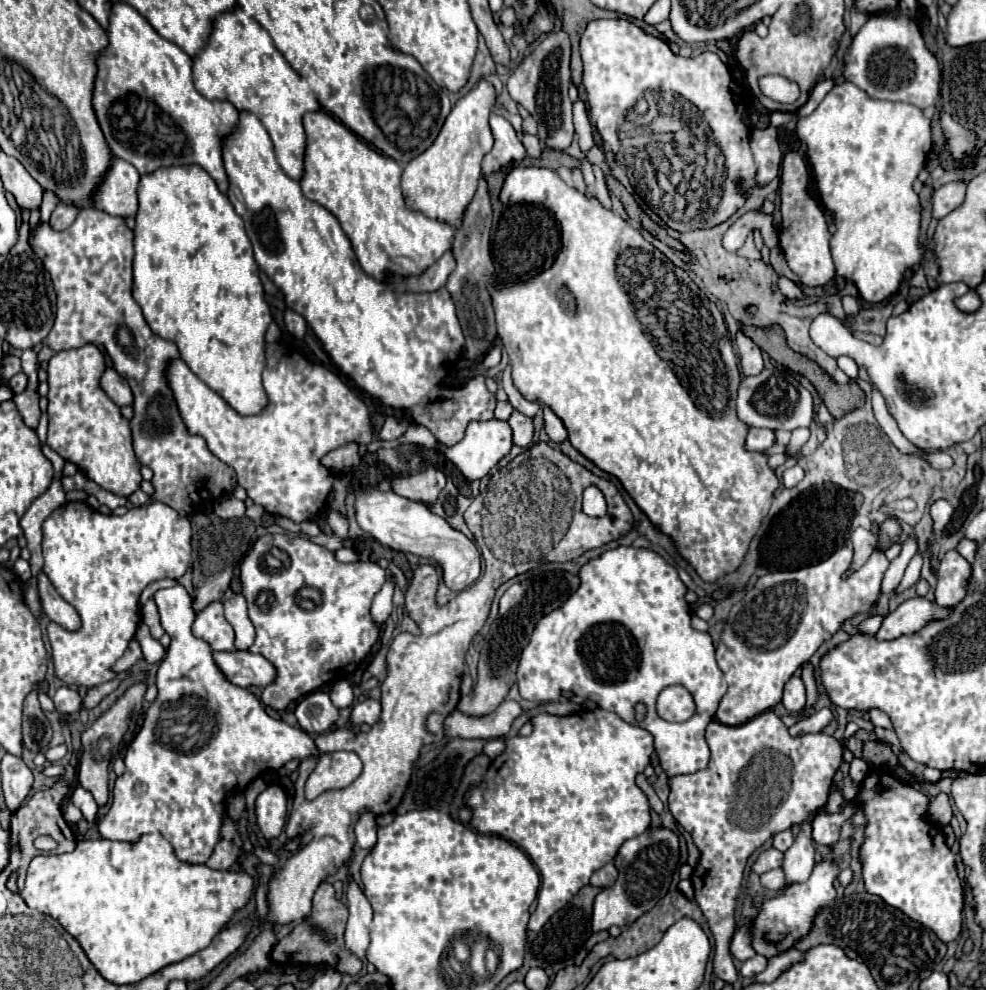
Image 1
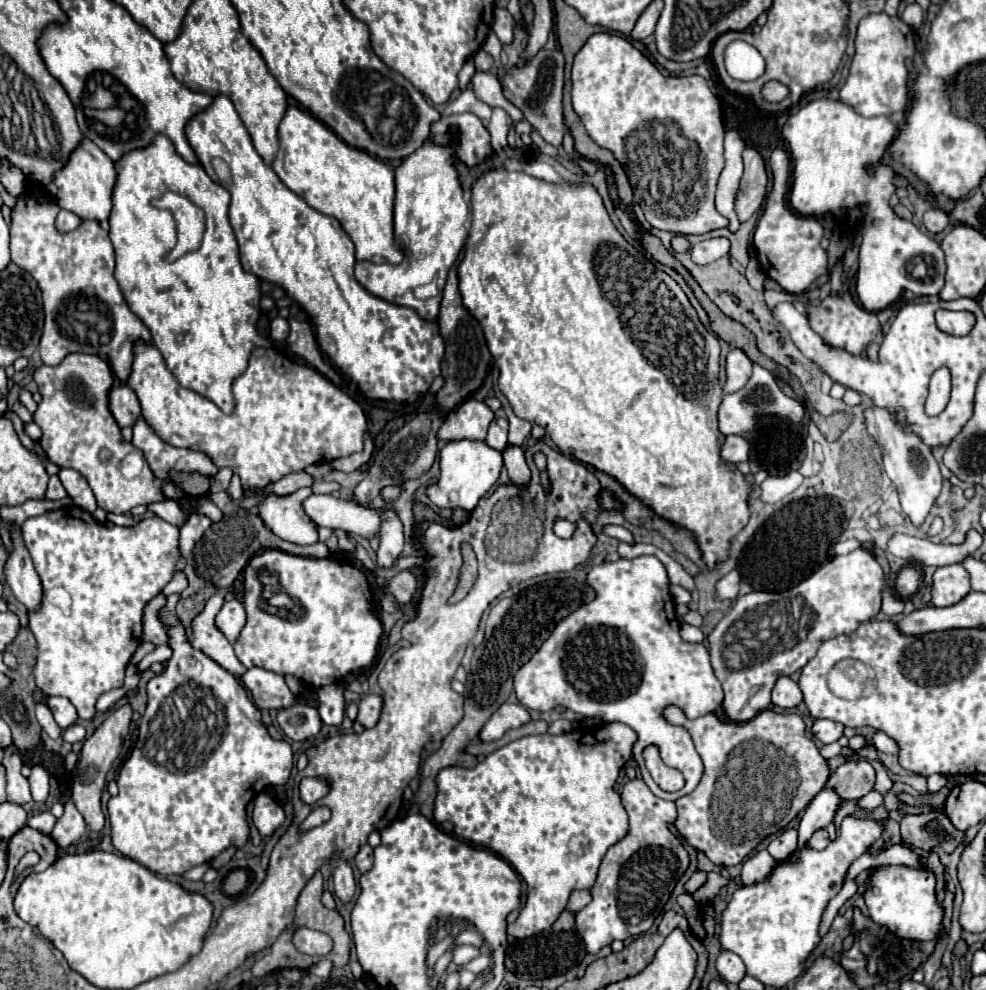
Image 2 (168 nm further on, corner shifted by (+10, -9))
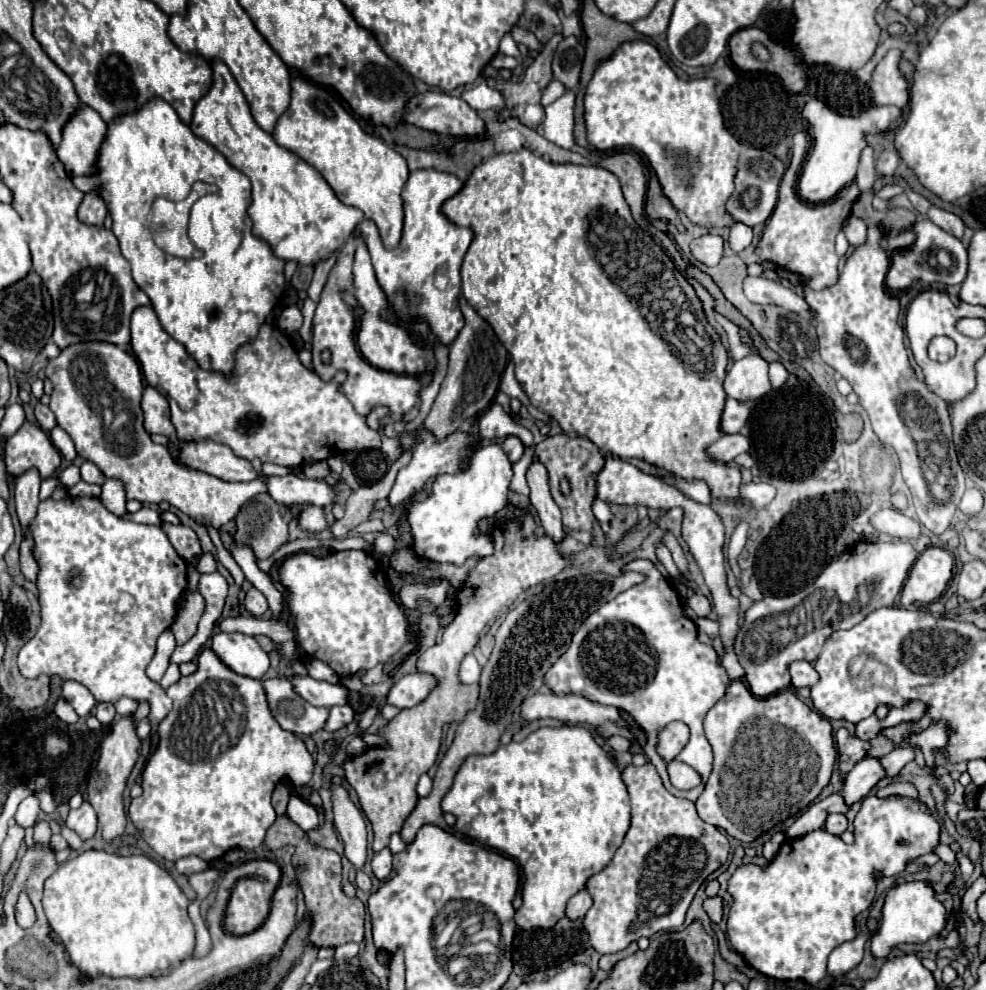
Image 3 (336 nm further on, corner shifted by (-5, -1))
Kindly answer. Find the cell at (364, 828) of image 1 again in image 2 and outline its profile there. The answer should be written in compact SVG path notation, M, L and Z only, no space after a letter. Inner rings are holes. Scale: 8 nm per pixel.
M361 845L357 855L355 855L355 865L361 873L369 871L369 867L373 865L373 847L371 845Z

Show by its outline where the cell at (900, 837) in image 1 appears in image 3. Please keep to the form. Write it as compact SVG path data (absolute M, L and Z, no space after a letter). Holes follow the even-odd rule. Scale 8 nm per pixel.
M900 883L892 887L886 895L884 907L882 907L882 923L878 931L870 937L870 951L878 959L886 959L894 947L902 943L926 943L928 939L936 937L946 927L946 909L936 899L934 891L922 883Z

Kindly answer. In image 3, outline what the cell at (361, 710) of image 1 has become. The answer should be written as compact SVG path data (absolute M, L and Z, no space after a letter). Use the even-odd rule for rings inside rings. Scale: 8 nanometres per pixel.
M414 673L406 675L400 681L394 683L394 687L388 693L388 703L408 709L414 705L420 705L428 699L428 695L436 689L438 679L428 673Z

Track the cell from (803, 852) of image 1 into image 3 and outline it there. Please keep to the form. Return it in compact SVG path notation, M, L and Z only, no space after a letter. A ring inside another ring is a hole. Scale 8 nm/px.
M868 755L860 763L856 763L856 767L846 775L840 793L844 795L848 805L854 805L856 801L864 799L870 793L870 789L884 777L886 769L882 767L882 763L876 757Z

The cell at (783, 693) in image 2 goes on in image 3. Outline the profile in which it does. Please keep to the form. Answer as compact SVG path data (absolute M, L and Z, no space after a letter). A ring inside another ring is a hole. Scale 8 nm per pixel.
M794 661L790 665L790 675L792 675L792 687L796 687L796 689L812 687L820 679L814 665L808 663L808 661Z

